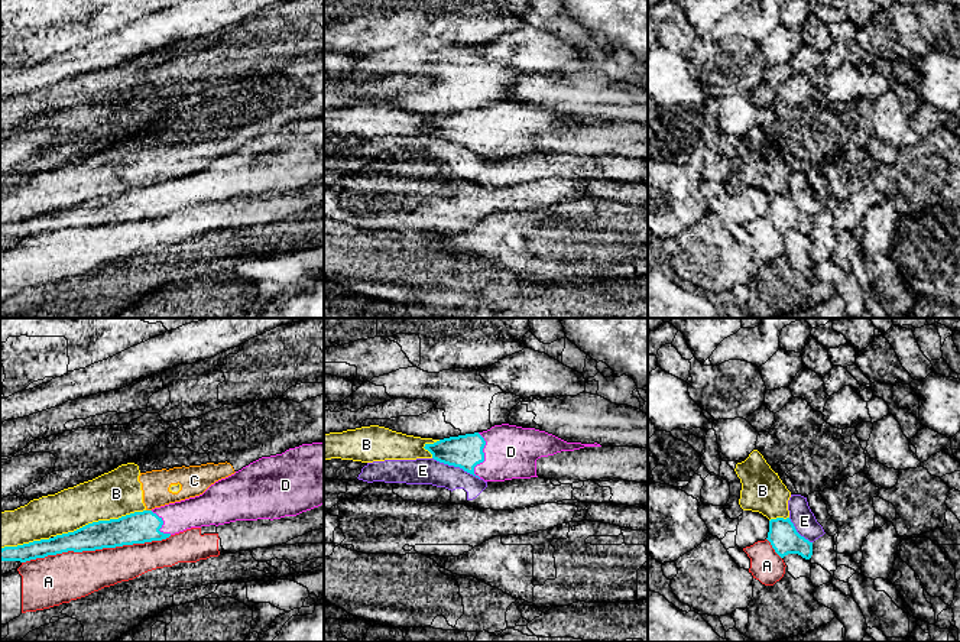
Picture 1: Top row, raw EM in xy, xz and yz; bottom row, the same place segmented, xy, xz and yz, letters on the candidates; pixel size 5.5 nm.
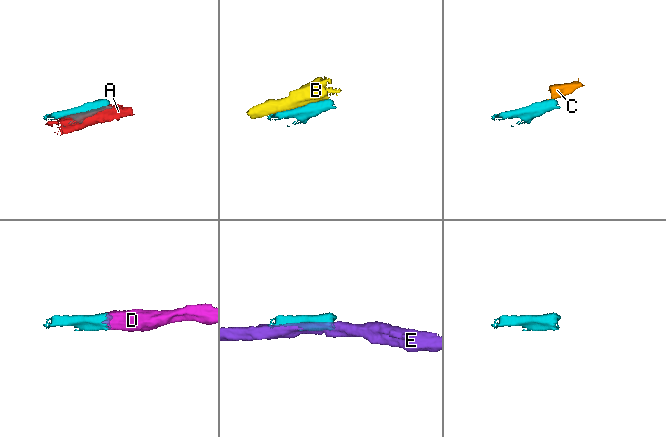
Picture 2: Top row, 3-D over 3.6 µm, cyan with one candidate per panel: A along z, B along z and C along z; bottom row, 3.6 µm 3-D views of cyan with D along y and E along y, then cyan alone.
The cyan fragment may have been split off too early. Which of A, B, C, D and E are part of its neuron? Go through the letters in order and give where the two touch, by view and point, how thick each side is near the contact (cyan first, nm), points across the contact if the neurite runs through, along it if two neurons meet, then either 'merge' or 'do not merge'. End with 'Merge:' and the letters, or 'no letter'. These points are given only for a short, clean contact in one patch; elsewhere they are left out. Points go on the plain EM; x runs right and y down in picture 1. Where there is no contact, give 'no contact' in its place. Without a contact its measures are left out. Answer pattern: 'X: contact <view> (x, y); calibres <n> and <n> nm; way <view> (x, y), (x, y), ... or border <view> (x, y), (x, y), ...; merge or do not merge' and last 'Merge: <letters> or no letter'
A: contact xy (96, 224); calibres 170 and 260 nm; do not merge
B: contact xy (99, 197); calibres 180 and 260 nm; do not merge
C: contact xy (149, 187); calibres 180 and 160 nm; border xy (146, 185), (151, 187); do not merge
D: contact xz (483, 133); calibres 190 and 300 nm; way xz (466, 127), (477, 129), (483, 133), (511, 127); merge
E: contact xz (456, 142); calibres 190 and 140 nm; do not merge
Merge: D

